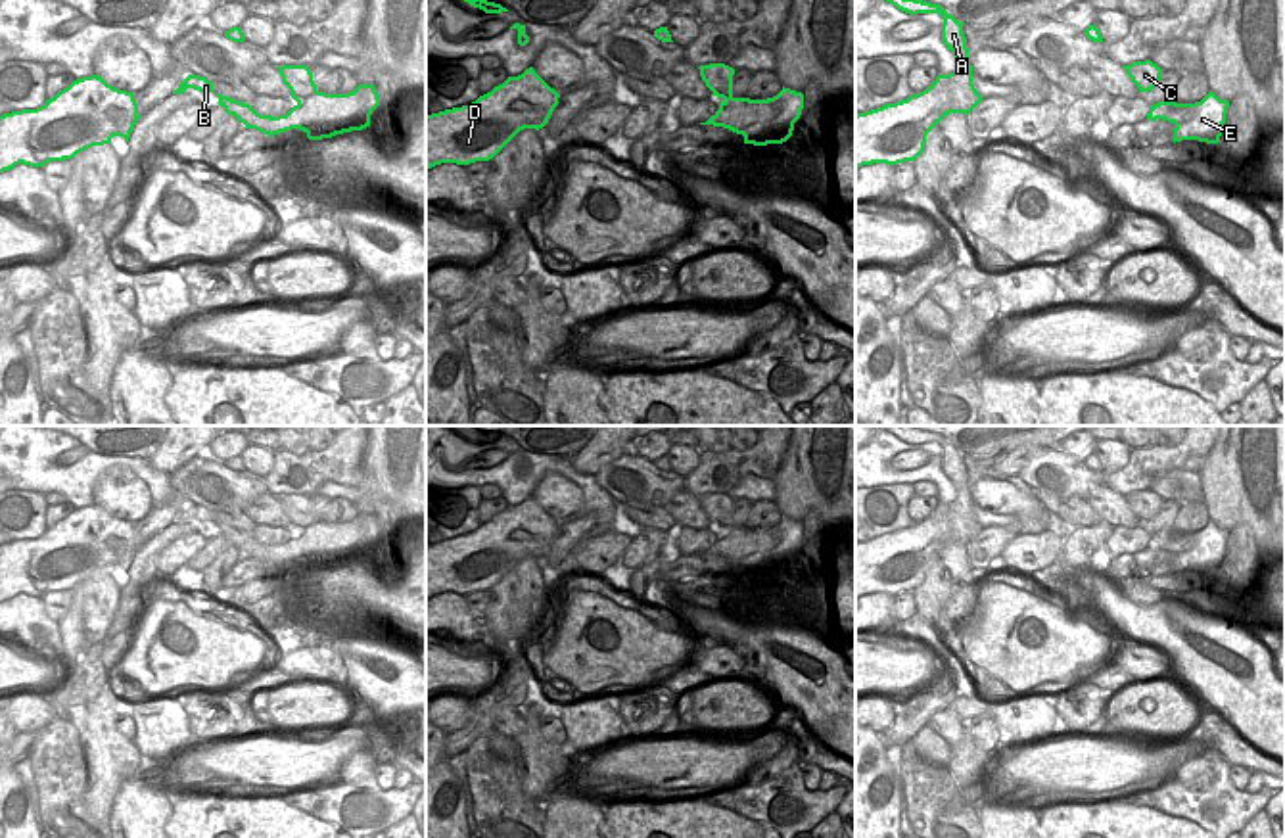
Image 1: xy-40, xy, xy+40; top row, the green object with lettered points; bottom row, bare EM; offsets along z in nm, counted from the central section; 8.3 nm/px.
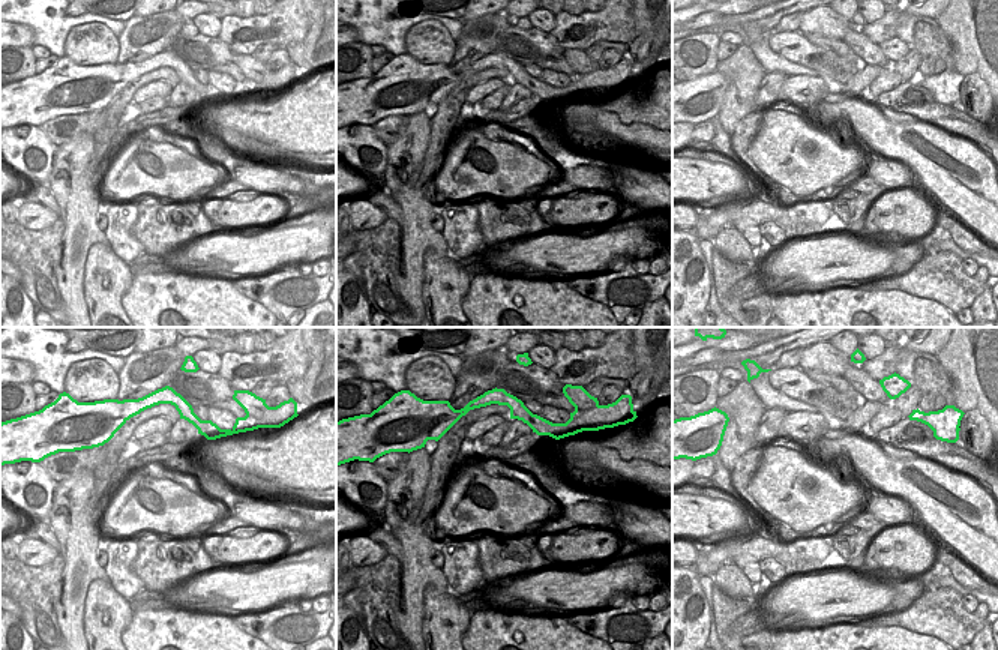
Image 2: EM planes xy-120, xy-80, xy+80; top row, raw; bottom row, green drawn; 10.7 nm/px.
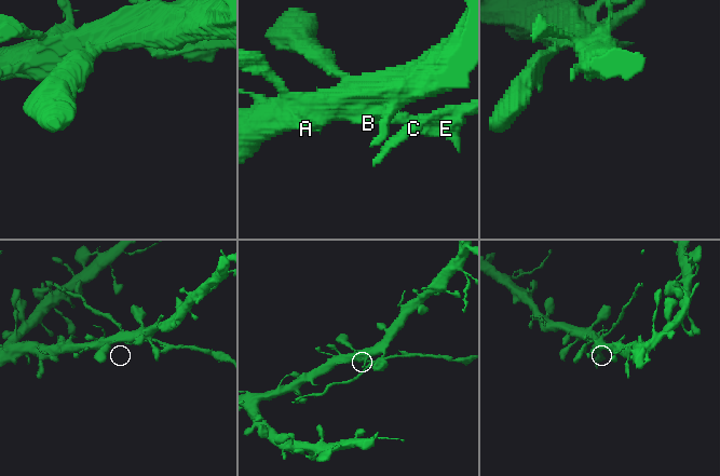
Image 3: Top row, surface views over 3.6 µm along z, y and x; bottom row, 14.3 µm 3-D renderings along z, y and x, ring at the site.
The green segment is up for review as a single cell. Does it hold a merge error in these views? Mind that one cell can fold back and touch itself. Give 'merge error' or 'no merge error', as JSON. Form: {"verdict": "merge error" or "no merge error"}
{"verdict": "merge error"}

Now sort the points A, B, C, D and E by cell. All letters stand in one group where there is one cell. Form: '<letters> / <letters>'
A B D E / C

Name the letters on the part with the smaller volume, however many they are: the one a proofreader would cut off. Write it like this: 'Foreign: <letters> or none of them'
Foreign: C

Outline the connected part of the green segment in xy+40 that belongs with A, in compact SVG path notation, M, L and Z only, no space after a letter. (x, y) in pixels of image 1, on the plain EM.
M880 426L898 439L917 443L940 443L942 470L957 487L957 499L940 504L923 522L907 529L855 545L855 598L873 593L898 594L915 591L926 573L926 564L949 543L969 545L984 527L972 514L972 495L969 487L963 454L942 435L905 428Z

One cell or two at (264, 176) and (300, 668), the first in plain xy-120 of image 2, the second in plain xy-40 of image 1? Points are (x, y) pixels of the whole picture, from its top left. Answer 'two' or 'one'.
one

